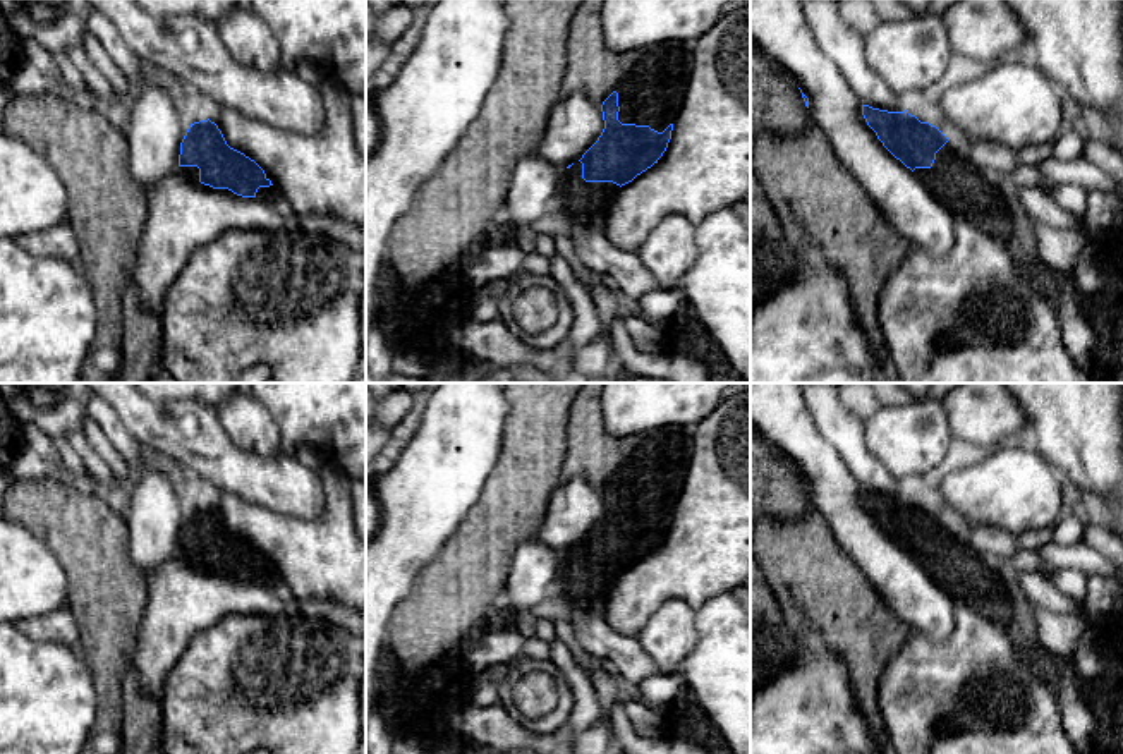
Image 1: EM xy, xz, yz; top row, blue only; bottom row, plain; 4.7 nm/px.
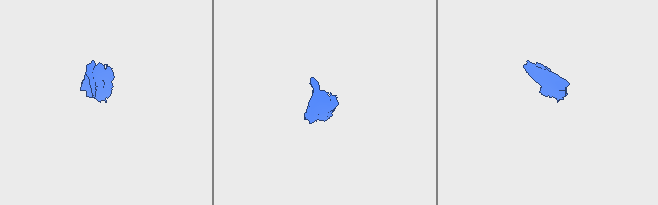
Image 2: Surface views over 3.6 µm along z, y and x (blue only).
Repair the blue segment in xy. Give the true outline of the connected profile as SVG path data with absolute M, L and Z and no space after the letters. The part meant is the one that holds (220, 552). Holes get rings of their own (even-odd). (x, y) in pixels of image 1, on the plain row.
M215 507L191 508L179 539L179 555L213 574L225 574L242 582L270 587L276 574L264 555L244 538L230 532Z

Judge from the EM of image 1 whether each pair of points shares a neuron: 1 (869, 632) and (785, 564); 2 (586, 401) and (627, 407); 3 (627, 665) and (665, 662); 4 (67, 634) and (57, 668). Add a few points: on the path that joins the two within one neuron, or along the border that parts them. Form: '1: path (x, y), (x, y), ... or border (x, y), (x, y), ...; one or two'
1: path (849, 612), (806, 569); one
2: border (598, 401), (603, 428), (622, 437); two
3: border (636, 638), (661, 672); two
4: border (24, 636), (35, 641), (60, 643), (81, 655); two

